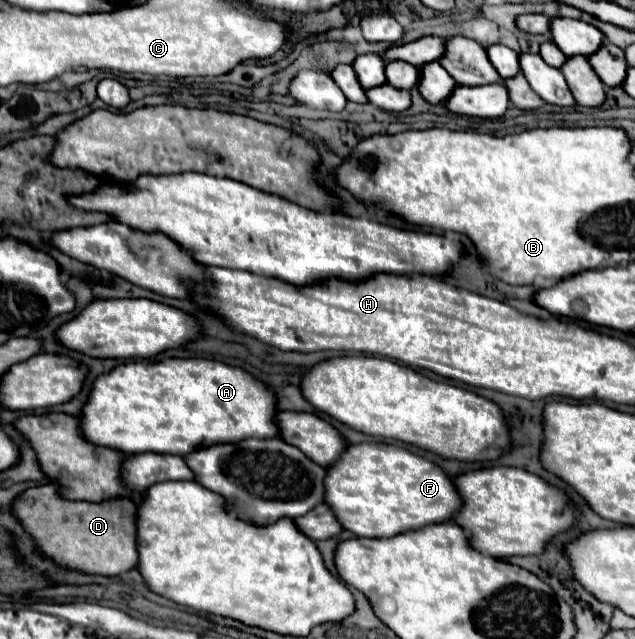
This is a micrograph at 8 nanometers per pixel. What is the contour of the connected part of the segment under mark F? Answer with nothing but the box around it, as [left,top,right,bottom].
[324,444,462,538]

